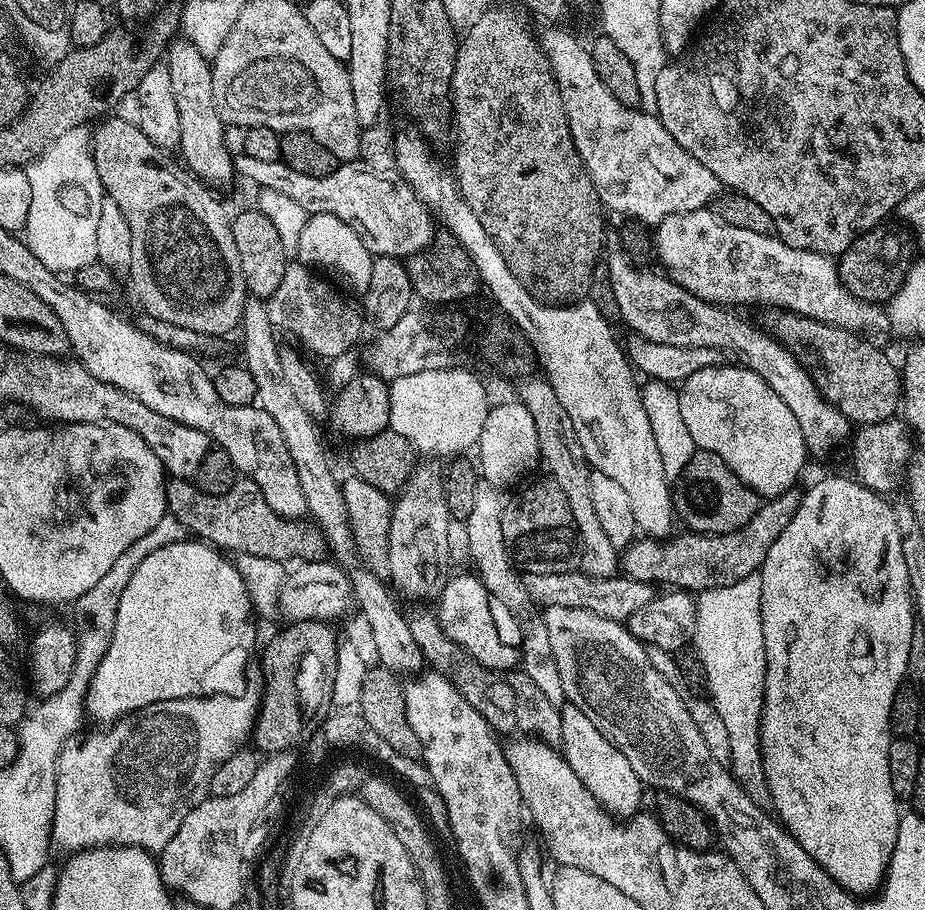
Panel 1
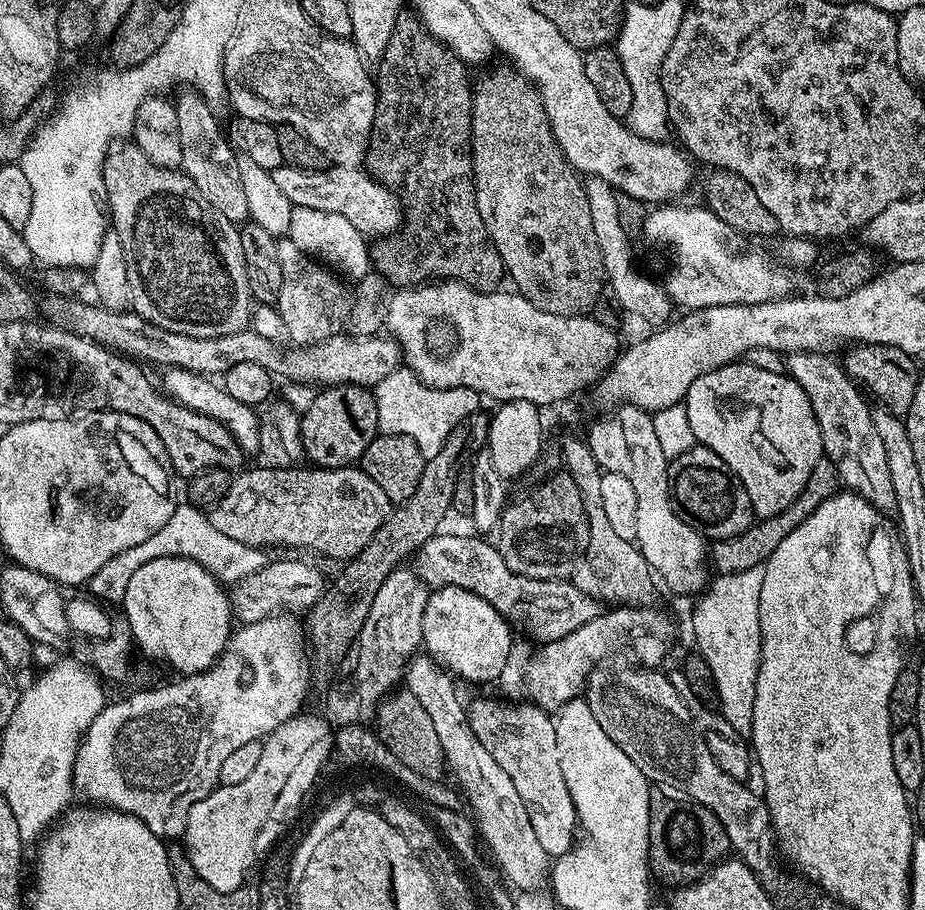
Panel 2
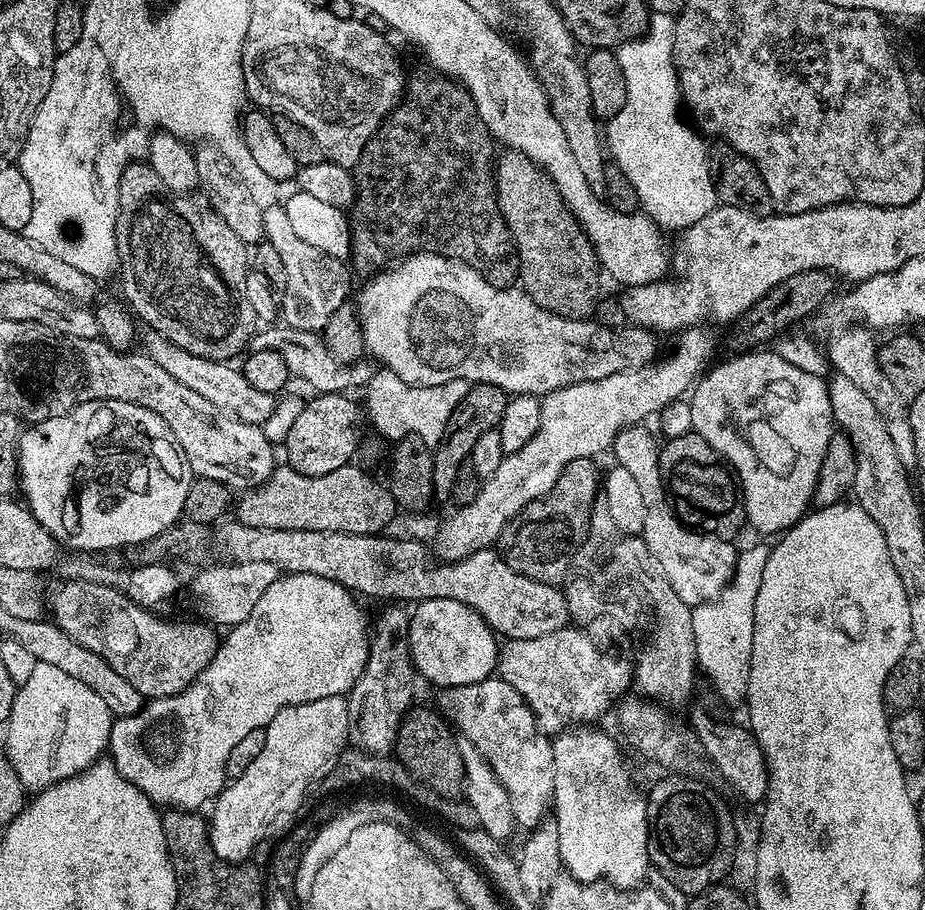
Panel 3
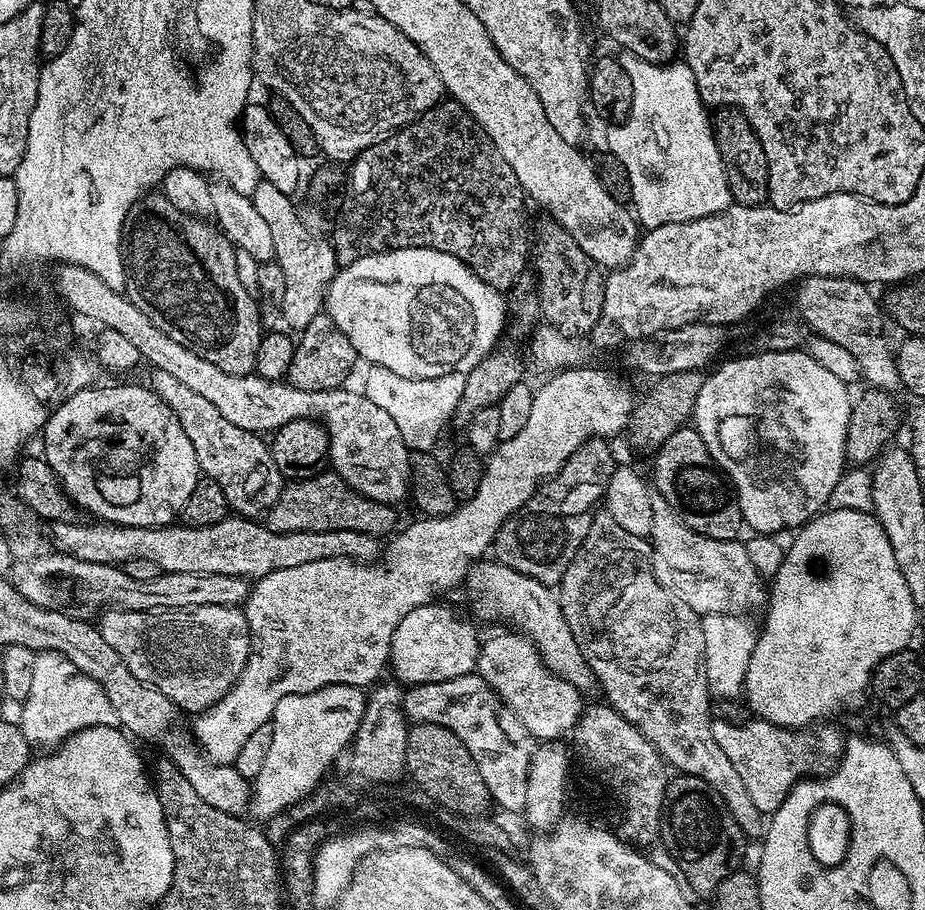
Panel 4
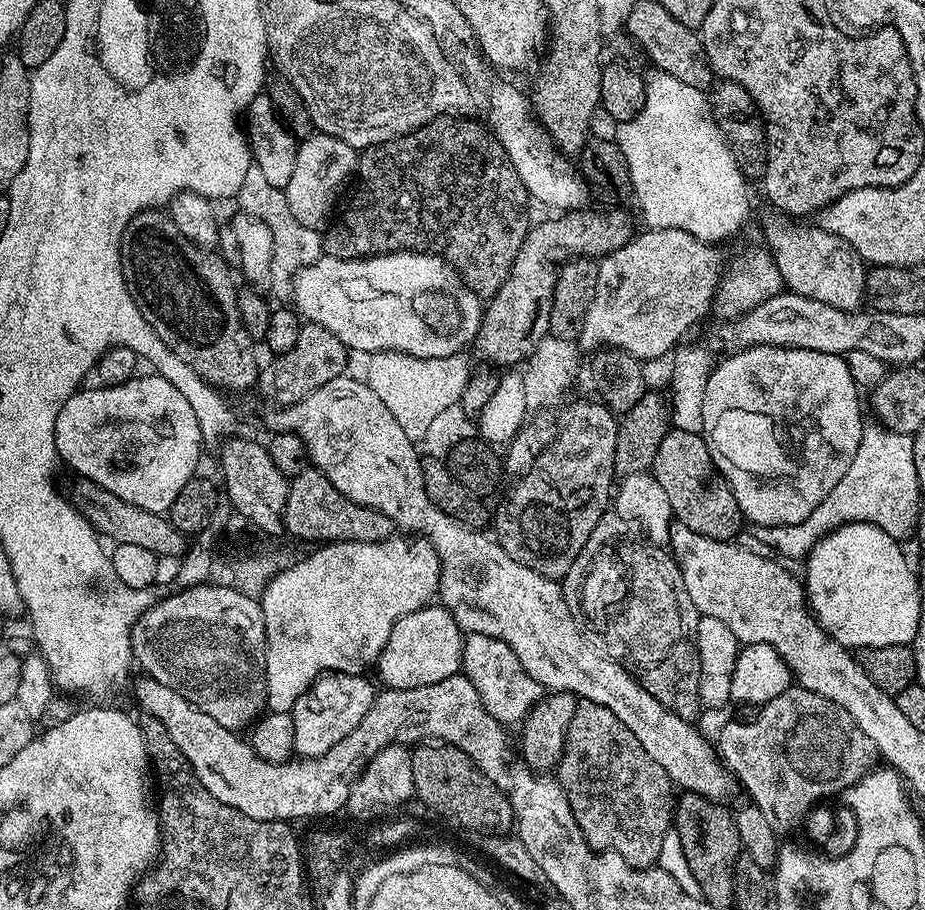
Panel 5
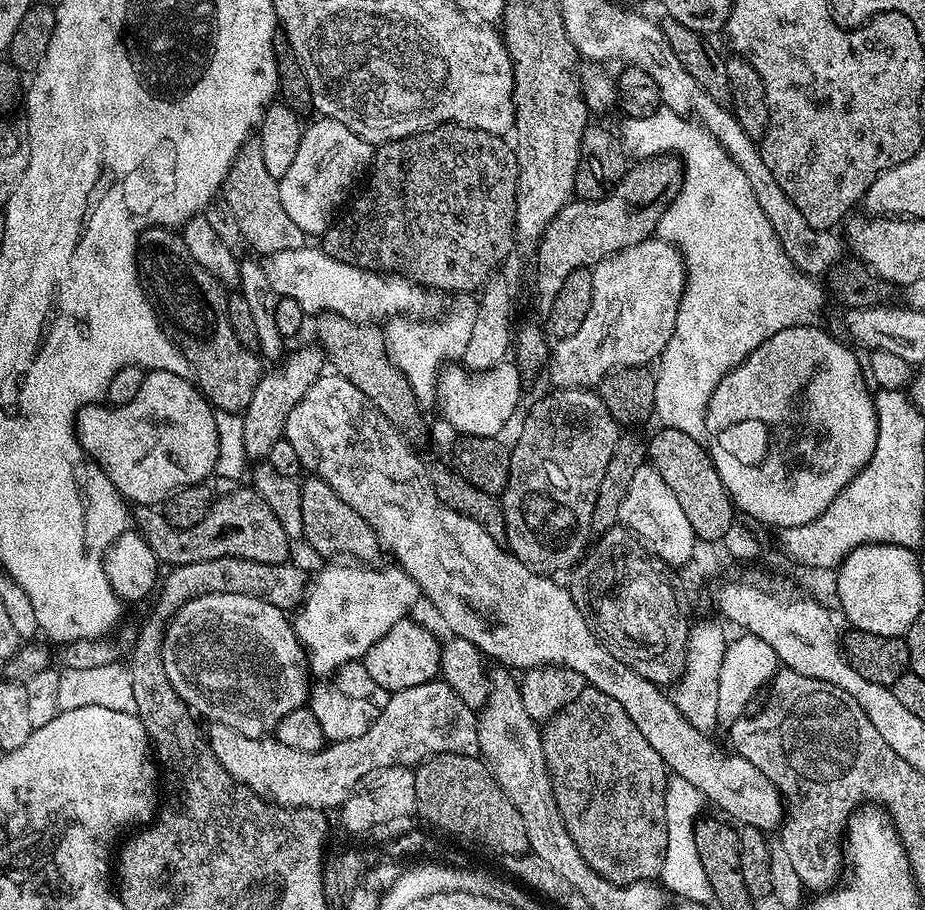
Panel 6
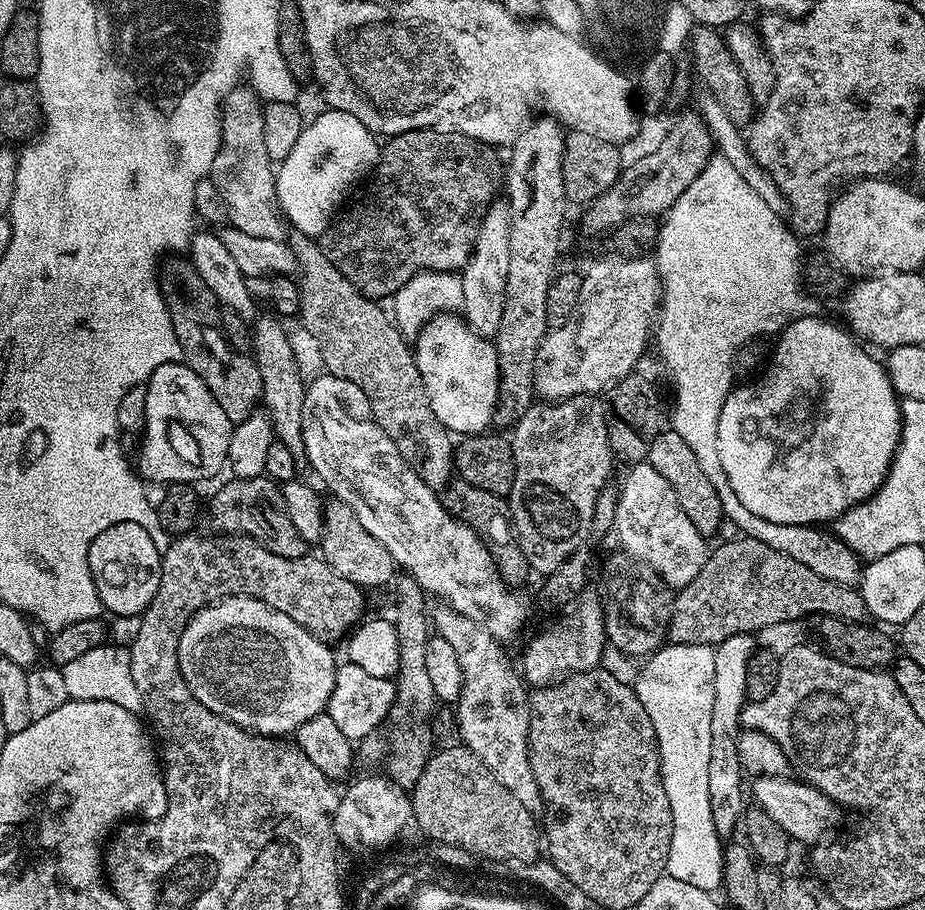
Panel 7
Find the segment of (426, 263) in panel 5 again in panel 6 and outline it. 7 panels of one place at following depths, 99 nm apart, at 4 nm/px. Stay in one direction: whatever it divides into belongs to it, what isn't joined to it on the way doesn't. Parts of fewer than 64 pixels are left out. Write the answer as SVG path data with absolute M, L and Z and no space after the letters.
M320 246L278 250L265 255L262 263L266 270L266 279L270 282L270 286L274 286L277 297L294 298L294 302L298 302L298 306L302 306L305 314L332 312L335 316L350 318L360 324L370 324L384 322L393 317L426 318L429 317L426 315L436 308L438 296L435 291L415 284L414 281L408 280L404 276L367 272L364 268L355 268L346 262L338 262L338 258L330 258L325 254L323 247Z

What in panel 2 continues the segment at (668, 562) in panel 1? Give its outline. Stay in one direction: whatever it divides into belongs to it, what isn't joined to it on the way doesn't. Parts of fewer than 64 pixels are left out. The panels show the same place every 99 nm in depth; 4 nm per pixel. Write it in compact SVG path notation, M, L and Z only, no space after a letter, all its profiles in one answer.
M822 458L818 462L818 466L814 466L802 494L798 494L798 498L794 498L794 502L790 502L790 506L786 506L786 510L774 514L774 518L757 519L745 532L734 538L715 541L710 548L711 567L717 573L723 574L750 570L758 564L763 564L770 558L770 554L774 554L774 550L778 550L778 542L782 542L782 538L787 538L793 530L798 530L798 526L802 522L806 522L806 518L810 518L810 514L814 514L814 510L818 510L818 506L822 506L822 502L826 502L826 498L836 495L837 491L836 468L829 460Z

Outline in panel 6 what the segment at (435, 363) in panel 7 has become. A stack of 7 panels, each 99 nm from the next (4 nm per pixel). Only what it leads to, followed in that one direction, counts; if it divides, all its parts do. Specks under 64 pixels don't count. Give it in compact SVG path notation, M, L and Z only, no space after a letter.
M511 359L503 360L485 372L469 372L463 366L448 366L439 375L435 403L440 406L439 415L448 420L457 433L499 437L520 404L520 383L520 370Z

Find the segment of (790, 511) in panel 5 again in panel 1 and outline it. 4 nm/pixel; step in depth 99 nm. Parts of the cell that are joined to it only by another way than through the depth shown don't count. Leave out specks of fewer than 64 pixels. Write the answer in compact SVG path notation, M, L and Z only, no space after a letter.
M743 366L704 368L690 374L679 385L678 391L682 418L699 451L718 454L718 458L742 478L744 485L755 490L761 498L780 496L797 487L796 479L804 468L804 459L810 456L802 436L802 426L798 426L798 418L794 418L790 406L786 406L786 402L762 378L758 378L758 374Z

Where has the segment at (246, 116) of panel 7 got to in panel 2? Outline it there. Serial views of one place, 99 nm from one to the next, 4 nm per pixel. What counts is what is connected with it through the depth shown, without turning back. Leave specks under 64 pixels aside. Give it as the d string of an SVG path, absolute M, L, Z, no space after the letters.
M280 238L277 239L276 245L278 246L278 263L282 266L282 290L278 290L278 298L274 306L278 314L282 314L282 322L286 322L289 341L296 346L307 346L322 344L331 336L341 335L345 331L353 301L350 292L344 289L345 281L325 265L313 260L302 250L298 250L298 246L294 246L292 240Z

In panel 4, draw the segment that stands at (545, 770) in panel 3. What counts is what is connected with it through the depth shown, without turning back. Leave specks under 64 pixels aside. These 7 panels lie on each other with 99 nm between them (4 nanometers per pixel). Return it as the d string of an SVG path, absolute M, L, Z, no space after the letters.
M471 672L446 682L411 685L404 693L403 710L409 721L437 724L450 730L450 734L458 734L462 746L470 750L470 758L474 758L482 782L486 782L493 805L508 812L523 813L534 741L524 723L501 702L479 674Z

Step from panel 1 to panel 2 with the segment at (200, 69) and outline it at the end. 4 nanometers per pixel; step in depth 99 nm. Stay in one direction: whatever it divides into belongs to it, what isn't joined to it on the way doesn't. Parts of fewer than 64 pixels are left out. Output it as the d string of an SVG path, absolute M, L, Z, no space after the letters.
M184 90L180 97L175 97L178 114L178 135L182 142L182 162L180 168L202 190L206 202L222 214L230 223L237 226L249 219L246 190L242 190L240 181L240 162L237 149L228 141L220 120L211 103L195 90Z

